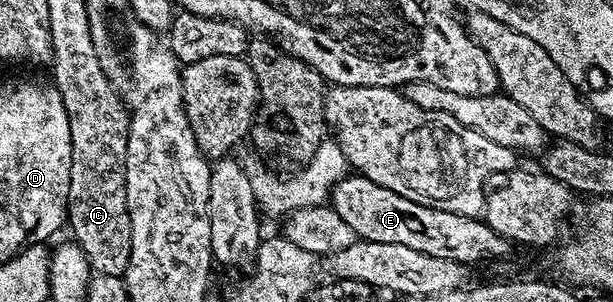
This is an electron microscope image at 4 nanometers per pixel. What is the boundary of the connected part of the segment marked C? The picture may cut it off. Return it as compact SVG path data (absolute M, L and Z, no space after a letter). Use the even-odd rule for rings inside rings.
M61 21L61 25L49 25L51 46L52 84L57 86L67 111L71 127L71 187L69 188L68 228L73 228L72 240L85 253L90 270L94 274L115 275L124 278L131 259L131 219L127 211L127 187L125 186L125 160L129 138L130 110L126 102L113 88L113 82L105 69L99 67L95 55L93 36L89 25L73 25L73 21Z

